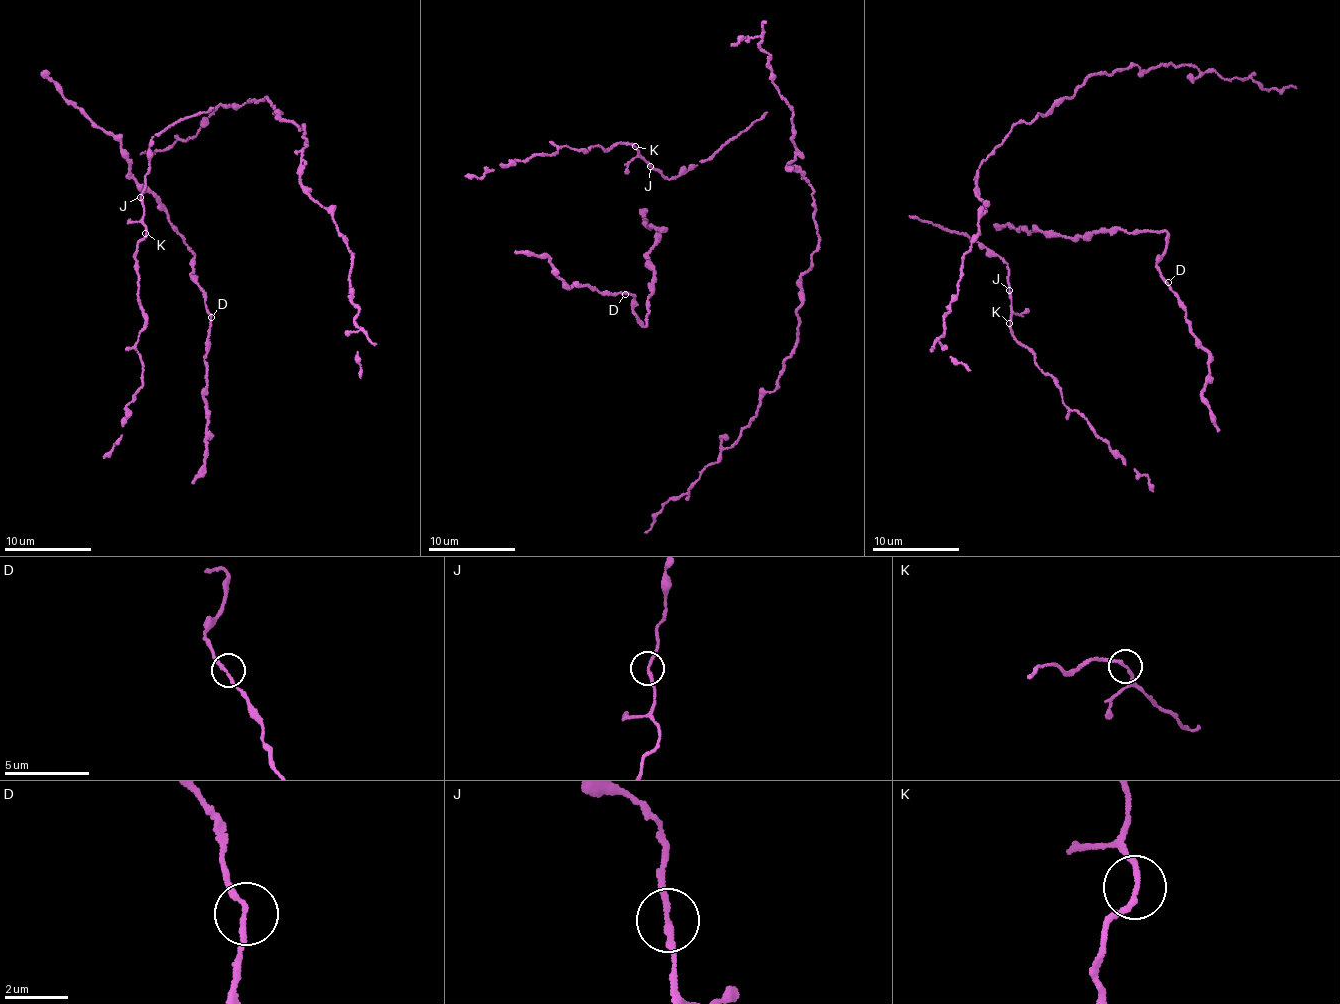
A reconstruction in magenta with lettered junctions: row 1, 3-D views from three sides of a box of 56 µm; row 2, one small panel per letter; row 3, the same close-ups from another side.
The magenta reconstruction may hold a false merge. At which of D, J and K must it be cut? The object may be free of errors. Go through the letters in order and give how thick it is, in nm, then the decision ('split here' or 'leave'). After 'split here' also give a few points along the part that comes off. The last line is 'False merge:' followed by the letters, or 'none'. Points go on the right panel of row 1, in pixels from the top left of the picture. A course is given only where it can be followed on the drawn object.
D: 170 nm thick; leave
J: 160 nm thick; leave
K: 150 nm thick; leave
False merge: none

